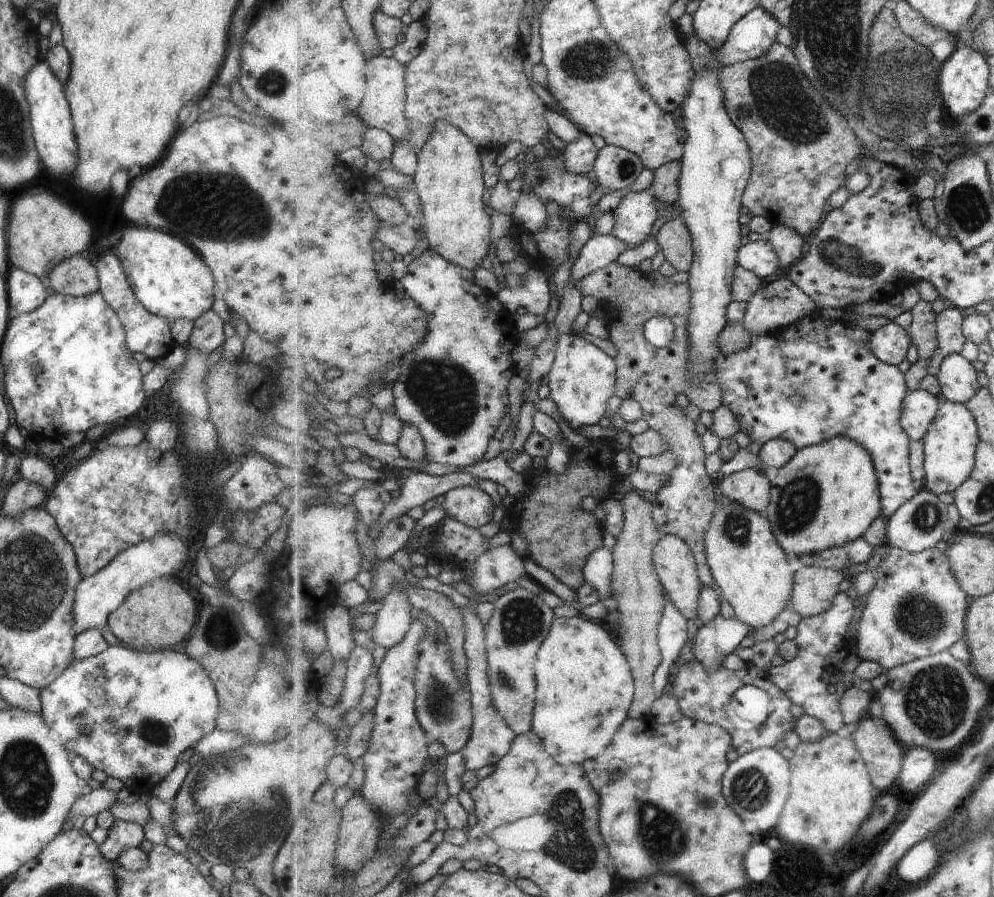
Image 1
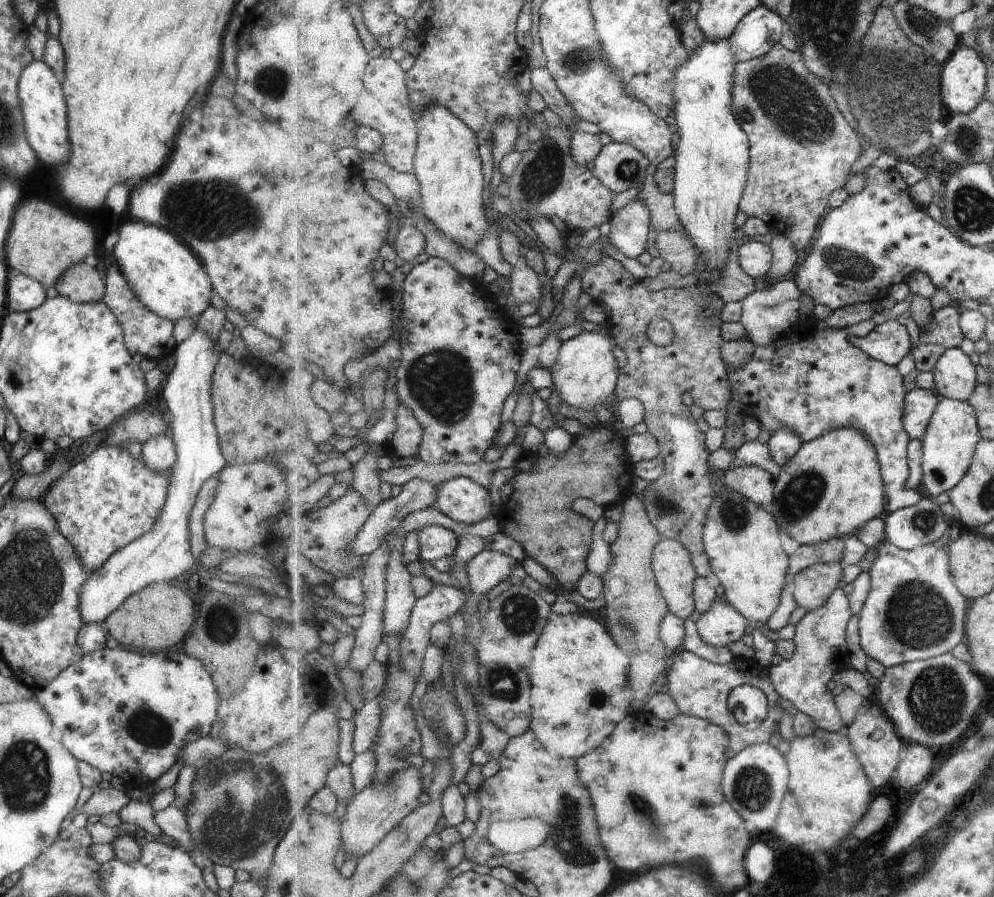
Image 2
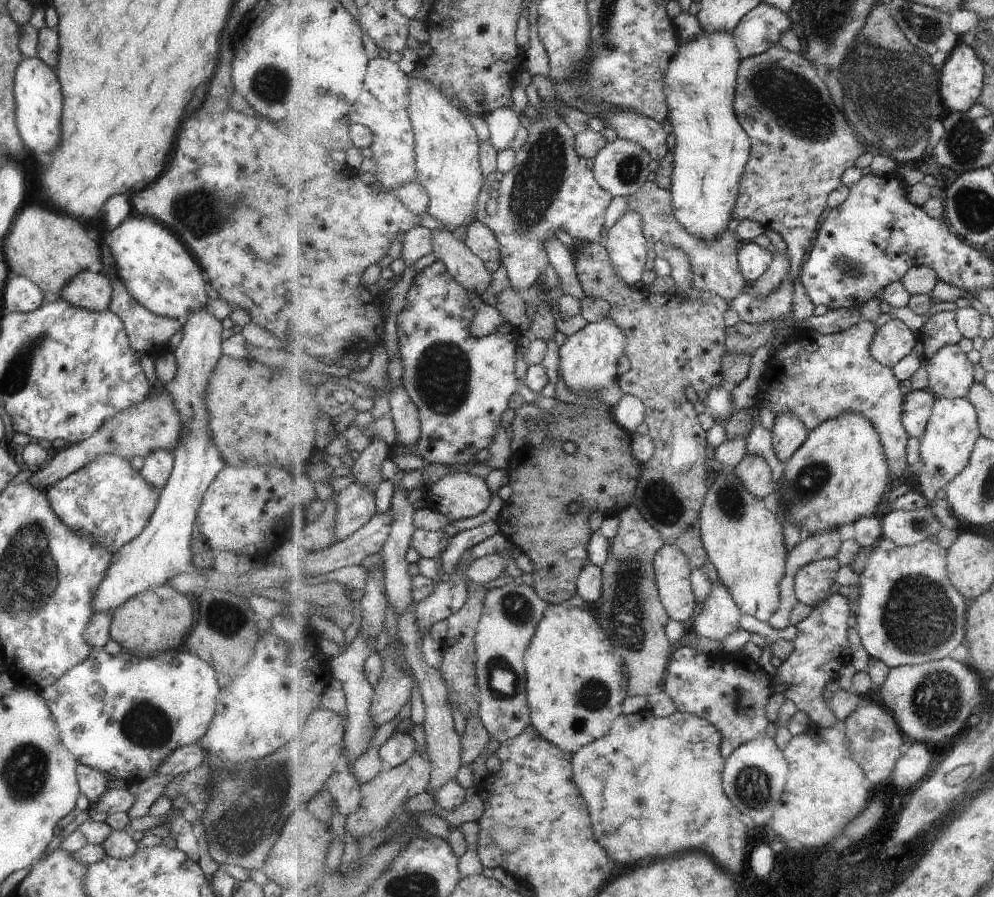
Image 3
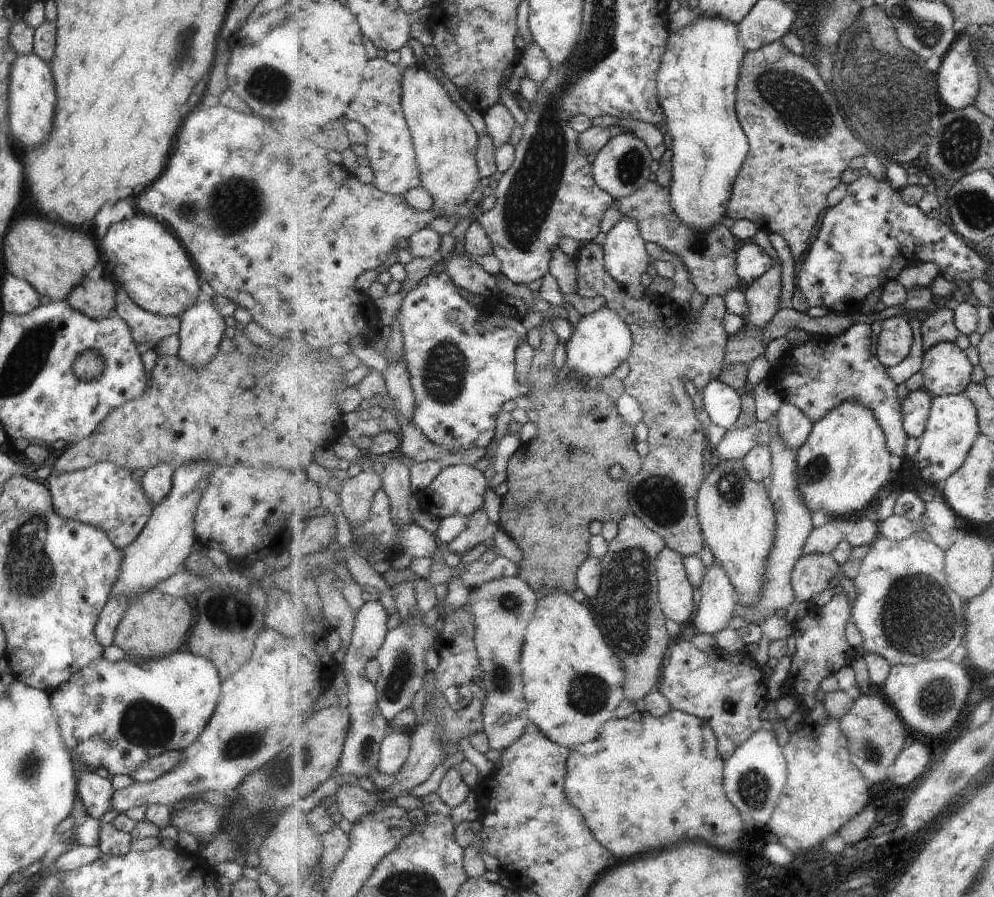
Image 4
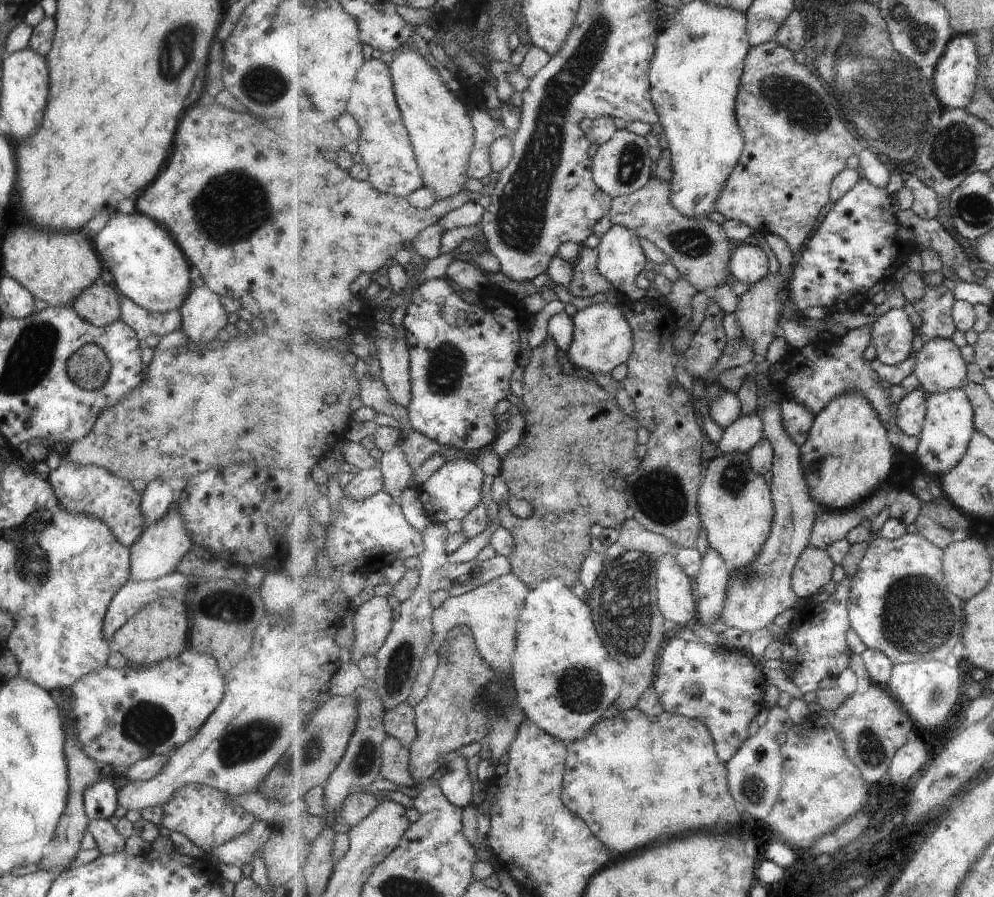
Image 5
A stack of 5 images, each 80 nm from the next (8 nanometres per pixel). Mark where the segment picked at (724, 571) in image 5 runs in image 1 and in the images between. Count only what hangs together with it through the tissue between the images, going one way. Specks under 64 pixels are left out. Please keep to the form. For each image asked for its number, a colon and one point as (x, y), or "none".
1: (715, 641)
2: (723, 625)
3: (719, 617)
4: (718, 604)

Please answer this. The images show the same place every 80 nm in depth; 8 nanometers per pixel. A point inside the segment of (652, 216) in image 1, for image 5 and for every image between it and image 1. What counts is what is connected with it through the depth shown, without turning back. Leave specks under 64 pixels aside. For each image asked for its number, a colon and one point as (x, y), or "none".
2: (631, 224)
3: (628, 247)
4: (626, 258)
5: (622, 259)

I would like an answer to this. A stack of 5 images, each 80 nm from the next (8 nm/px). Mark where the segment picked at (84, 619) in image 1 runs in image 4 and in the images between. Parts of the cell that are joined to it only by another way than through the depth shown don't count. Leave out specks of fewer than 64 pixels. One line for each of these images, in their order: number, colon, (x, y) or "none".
2: (161, 554)
3: (160, 551)
4: (160, 549)

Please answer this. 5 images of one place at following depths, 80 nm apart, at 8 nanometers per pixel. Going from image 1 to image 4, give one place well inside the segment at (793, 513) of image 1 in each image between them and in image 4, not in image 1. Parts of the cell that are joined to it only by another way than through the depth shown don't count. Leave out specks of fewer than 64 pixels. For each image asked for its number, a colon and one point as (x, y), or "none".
2: (834, 485)
3: (839, 475)
4: (845, 462)

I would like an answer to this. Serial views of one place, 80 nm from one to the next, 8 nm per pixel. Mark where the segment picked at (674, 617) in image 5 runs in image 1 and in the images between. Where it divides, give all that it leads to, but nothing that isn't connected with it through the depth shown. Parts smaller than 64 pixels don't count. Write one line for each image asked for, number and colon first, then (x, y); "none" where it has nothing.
1: (676, 567)
2: (674, 569)
3: (673, 572)
4: (676, 595)

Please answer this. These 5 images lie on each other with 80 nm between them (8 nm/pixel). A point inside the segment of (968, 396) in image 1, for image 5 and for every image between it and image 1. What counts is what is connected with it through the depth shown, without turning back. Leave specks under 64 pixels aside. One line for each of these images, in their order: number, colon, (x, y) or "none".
2: (955, 377)
3: (951, 373)
4: (947, 371)
5: (939, 365)

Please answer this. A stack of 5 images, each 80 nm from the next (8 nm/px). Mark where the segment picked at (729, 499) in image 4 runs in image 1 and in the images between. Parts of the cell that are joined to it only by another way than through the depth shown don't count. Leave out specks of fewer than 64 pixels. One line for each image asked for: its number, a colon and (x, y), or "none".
1: (751, 569)
2: (743, 540)
3: (744, 537)

